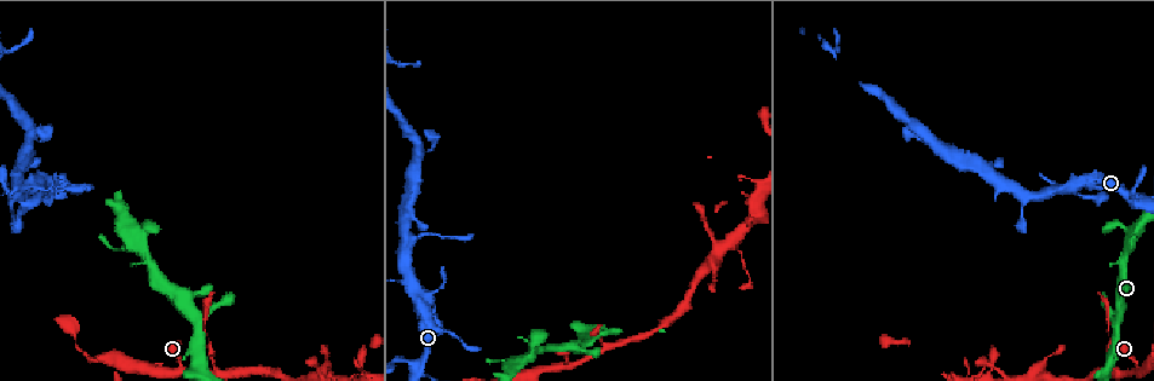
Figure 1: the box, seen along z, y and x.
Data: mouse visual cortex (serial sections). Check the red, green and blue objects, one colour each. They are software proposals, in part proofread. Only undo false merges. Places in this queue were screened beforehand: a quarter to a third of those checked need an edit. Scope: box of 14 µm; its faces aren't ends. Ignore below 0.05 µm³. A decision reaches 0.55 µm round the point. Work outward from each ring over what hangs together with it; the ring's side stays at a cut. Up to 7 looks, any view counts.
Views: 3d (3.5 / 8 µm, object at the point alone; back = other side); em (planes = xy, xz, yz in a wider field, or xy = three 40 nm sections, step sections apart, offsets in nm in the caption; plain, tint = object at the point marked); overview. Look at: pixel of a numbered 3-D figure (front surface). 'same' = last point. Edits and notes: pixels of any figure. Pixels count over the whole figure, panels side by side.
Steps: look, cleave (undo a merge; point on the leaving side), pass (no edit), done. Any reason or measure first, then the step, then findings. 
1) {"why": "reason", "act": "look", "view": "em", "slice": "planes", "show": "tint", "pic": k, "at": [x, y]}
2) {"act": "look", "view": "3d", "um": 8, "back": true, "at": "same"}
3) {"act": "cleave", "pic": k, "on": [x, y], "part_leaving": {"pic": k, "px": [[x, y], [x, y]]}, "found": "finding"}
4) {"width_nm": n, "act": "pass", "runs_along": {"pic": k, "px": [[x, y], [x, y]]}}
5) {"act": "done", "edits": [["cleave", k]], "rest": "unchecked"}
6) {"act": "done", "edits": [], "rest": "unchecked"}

{"why": "abrupt turn", "act": "look", "view": "3d", "um": 3.5, "pic": 1, "at": [533, 345]}

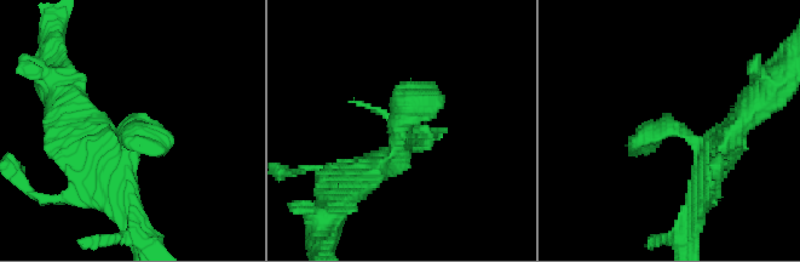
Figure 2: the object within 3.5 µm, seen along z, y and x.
{"act": "look", "view": "em", "slice": "planes", "show": "plain", "pic": 2, "at": [131, 128]}

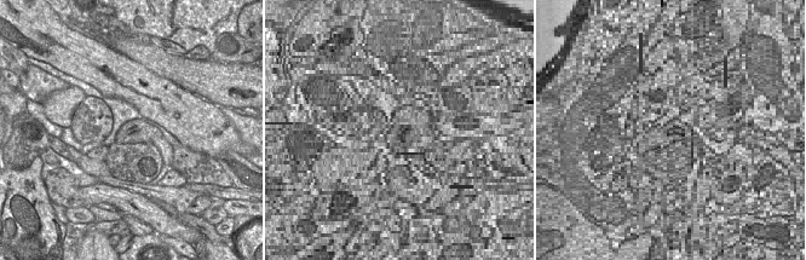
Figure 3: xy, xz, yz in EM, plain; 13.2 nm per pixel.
{"why": "where the object lies", "act": "look", "view": "em", "slice": "planes", "show": "tint", "at": "same"}

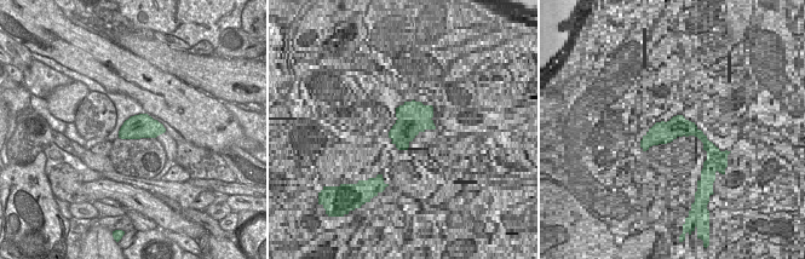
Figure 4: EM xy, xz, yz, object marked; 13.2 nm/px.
{"act": "pass", "runs_along": {"pic": 2, "px": [[386, 158], [431, 83]]}, "found": "continuous, no second cell"}

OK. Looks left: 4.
{"why": "four or more arms meet", "act": "look", "view": "3d", "um": 3.5, "pic": 1, "at": [419, 366]}

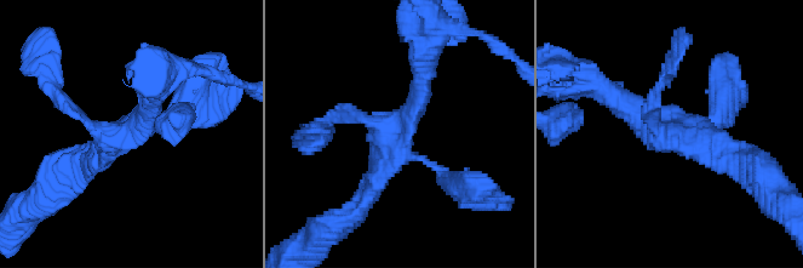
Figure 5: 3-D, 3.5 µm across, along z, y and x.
{"arms": 4, "arm_widths_nm": [150, 150, 300, 300], "why": "shape alone is not enough", "act": "look", "view": "em", "slice": "xy", "step": 3, "show": "tint", "pic": 5, "at": [666, 134]}

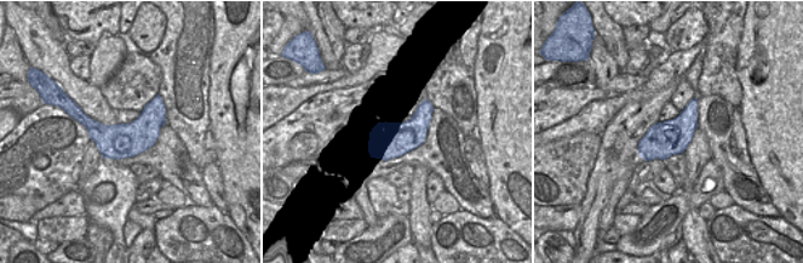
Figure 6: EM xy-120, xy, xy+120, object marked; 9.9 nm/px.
{"act": "pass", "runs_along": {"pic": 5, "px": [[424, 73], [397, 150], [446, 178]]}, "found": "all the same cell"}

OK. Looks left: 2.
{"act": "done", "edits": [], "rest": "unchecked"}

